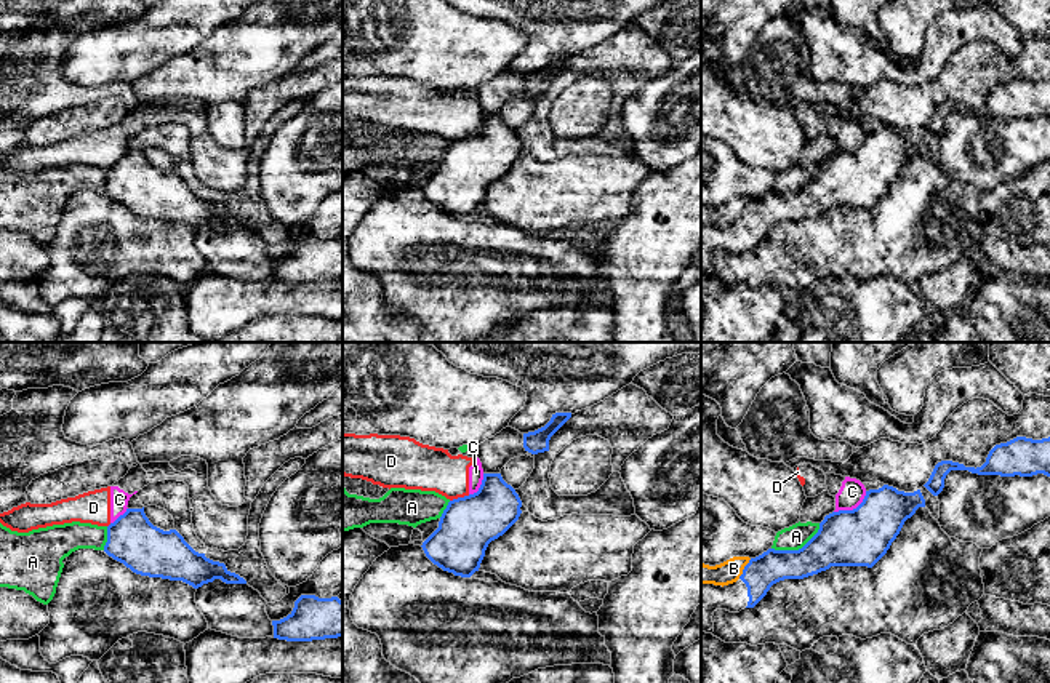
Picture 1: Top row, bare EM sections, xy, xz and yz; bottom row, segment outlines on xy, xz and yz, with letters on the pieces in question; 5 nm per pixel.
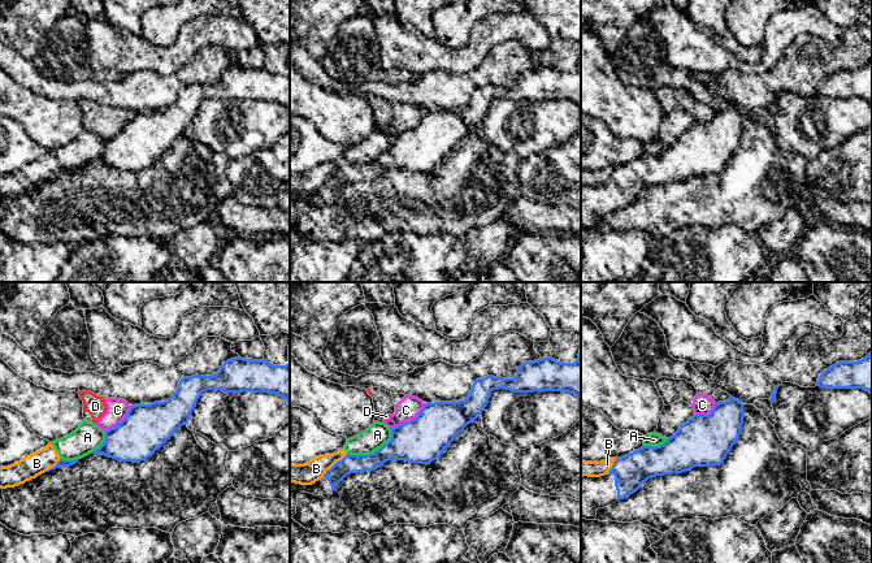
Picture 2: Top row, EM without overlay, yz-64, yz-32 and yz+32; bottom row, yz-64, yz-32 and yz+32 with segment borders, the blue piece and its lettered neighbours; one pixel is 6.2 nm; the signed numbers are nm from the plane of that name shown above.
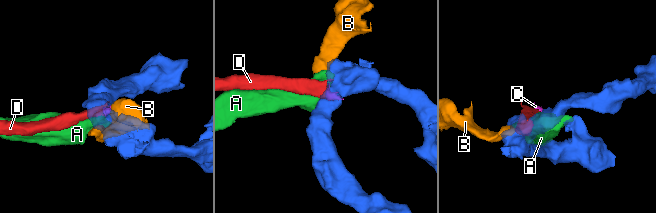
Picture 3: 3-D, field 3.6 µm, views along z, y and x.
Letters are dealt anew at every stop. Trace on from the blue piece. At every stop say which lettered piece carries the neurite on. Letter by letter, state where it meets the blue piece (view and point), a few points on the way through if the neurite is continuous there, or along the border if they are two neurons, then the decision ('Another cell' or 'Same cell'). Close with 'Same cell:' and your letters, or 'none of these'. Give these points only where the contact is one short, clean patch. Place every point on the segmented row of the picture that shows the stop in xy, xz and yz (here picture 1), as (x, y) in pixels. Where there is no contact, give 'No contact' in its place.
A: Touches blue at yz (799, 549). Another cell
B: Touches blue at yz (745, 568). Boundary: yz (751, 559), (738, 578). Another cell
C: Touches blue at yz (853, 509). Boundary: yz (866, 491), (855, 507), (834, 512). Another cell
D: Touches blue at xz (460, 498). Boundary: xz (469, 495), (450, 501). Another cell
Same cell: none of these

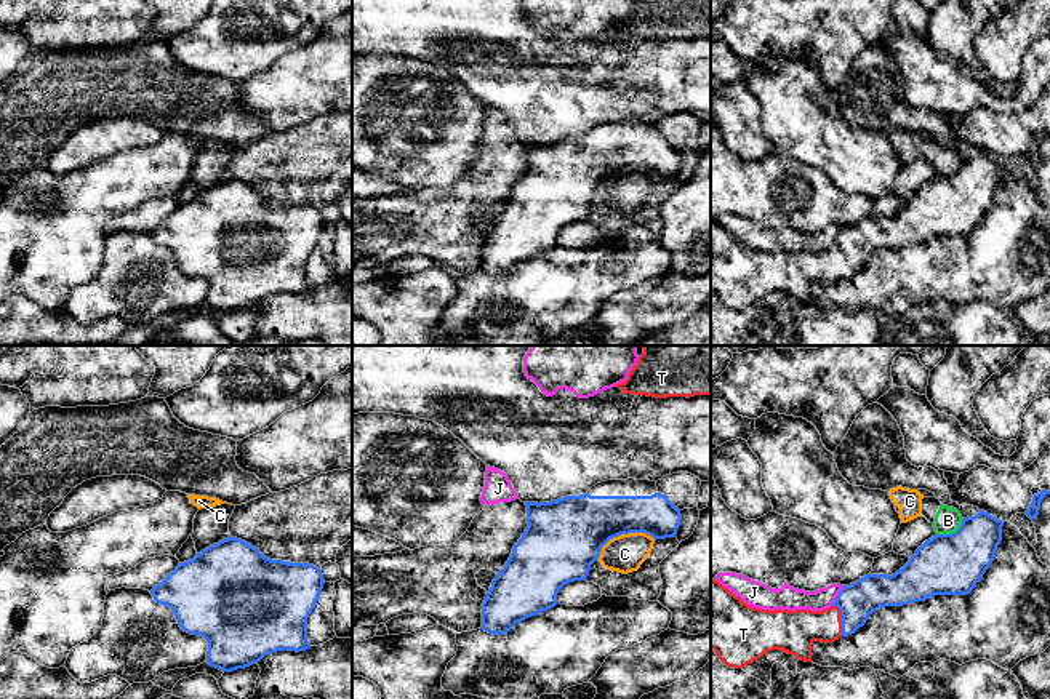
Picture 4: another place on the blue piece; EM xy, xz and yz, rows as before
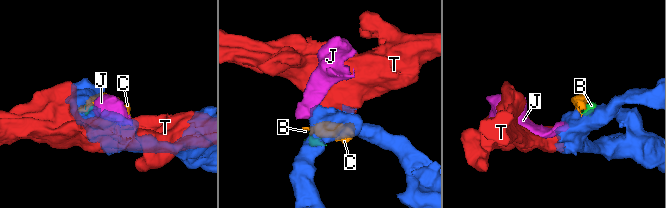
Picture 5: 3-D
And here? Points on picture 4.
B: Touches blue at yz (953, 533). Boundary: yz (962, 519), (954, 531), (937, 535). Another cell
C: Touches blue at xz (623, 533). Boundary: xz (655, 539), (644, 533), (621, 533), (602, 547), (597, 559). Another cell
J: Touches blue at yz (837, 595). Boundary: yz (844, 586), (831, 605). Another cell
T: Touches blue at yz (841, 619). Same cell
Same cell: T

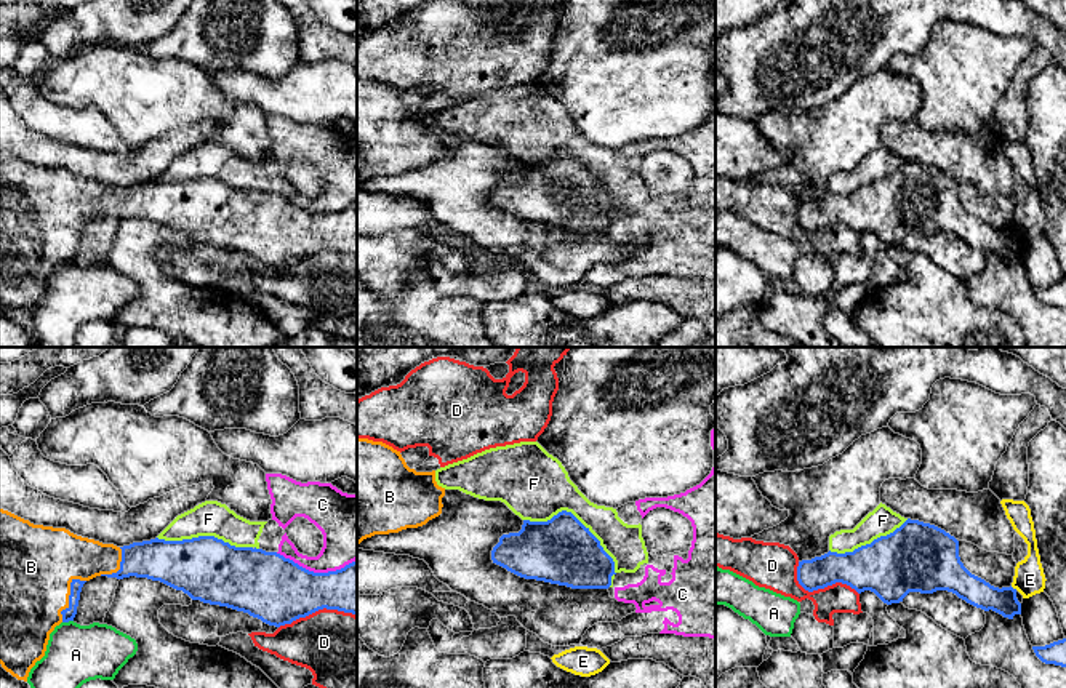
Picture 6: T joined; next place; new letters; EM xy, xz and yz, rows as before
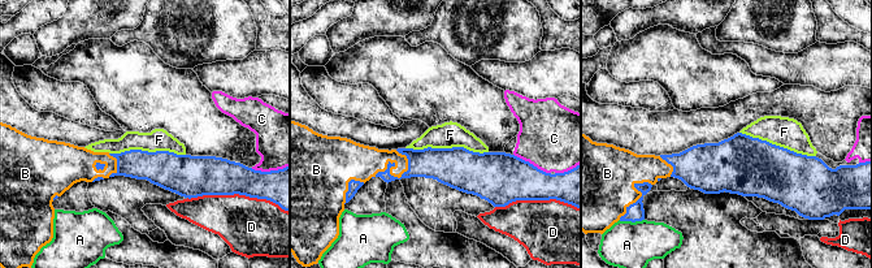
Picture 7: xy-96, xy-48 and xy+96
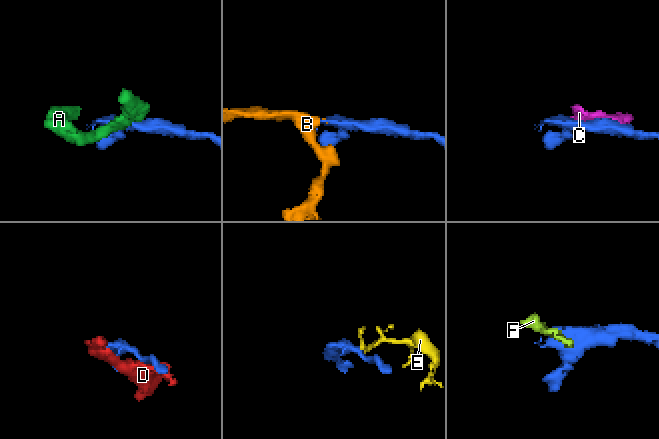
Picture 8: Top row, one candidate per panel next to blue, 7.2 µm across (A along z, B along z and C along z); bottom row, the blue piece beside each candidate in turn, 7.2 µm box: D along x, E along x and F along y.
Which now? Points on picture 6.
A: Touches blue at xy (68, 621). Another cell
B: Touches blue at xy (69, 596). Same cell
C: Touches blue at xy (316, 573). Another cell
D: Touches blue at yz (818, 588). Another cell
E: Touches blue at yz (1012, 588). Another cell
F: Touches blue at xz (583, 525). Another cell
Same cell: B

